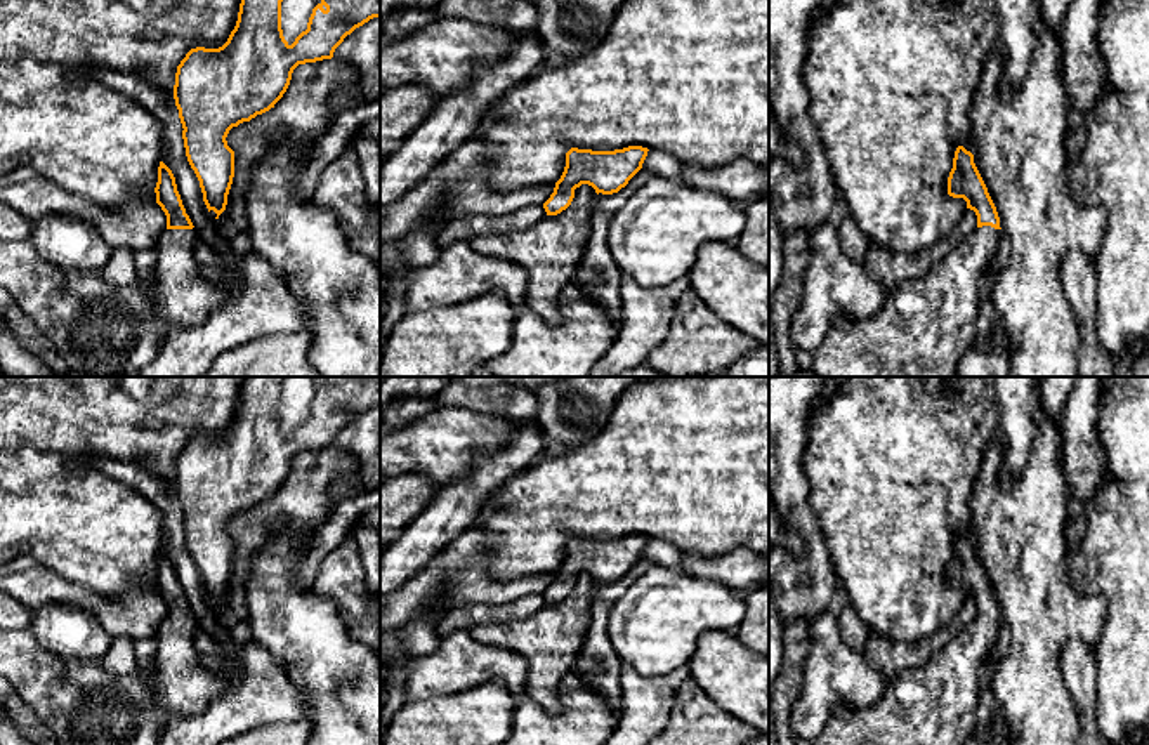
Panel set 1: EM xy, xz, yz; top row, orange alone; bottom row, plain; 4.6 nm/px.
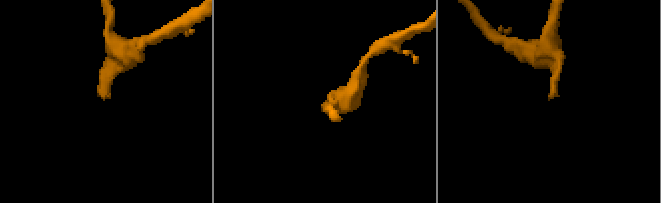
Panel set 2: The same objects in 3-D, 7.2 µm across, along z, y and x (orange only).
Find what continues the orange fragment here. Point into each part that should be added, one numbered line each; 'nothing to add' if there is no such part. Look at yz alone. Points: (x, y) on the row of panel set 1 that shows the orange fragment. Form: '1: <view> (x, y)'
1: yz (924, 329)

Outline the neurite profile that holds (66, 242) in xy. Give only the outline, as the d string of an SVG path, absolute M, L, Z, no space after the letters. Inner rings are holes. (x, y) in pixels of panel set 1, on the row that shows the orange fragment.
M45 215L31 224L36 254L64 269L99 271L113 254L99 231L69 215Z

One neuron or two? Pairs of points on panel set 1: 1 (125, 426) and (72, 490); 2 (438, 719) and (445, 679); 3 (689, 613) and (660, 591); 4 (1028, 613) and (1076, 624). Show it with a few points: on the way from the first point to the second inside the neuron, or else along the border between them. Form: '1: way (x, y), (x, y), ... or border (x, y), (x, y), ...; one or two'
1: way (99, 426), (82, 426), (56, 452), (56, 464); one
2: border (481, 685), (407, 702); two
3: way (682, 608), (677, 608), (667, 598); one
4: way (1040, 613), (1064, 615); one

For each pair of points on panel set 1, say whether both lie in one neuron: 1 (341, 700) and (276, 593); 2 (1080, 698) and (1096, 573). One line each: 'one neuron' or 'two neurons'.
1: one neuron
2: two neurons

